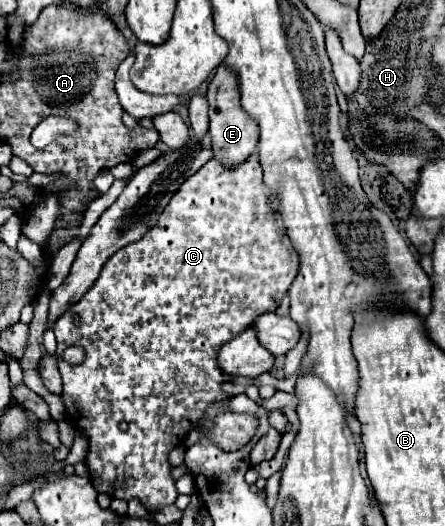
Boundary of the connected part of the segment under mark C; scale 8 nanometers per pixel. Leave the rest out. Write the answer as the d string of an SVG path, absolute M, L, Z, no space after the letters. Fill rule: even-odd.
M252 153L252 157L248 157L248 161L240 161L240 165L232 165L232 169L228 169L228 165L224 165L222 161L210 159L208 165L204 165L188 181L184 181L184 185L180 185L180 189L174 193L174 197L170 199L170 203L158 217L158 223L152 229L148 229L148 233L140 241L130 243L128 247L114 253L104 263L104 269L102 269L100 277L96 279L94 287L54 323L52 329L56 333L58 351L64 351L66 347L76 345L76 347L82 347L86 353L86 359L82 365L72 365L72 363L60 359L58 367L60 367L62 381L64 381L64 391L62 391L62 401L66 407L64 421L72 429L76 429L76 425L78 425L78 429L84 431L88 437L86 465L90 471L90 481L98 493L106 493L112 499L126 499L126 501L136 497L148 509L162 509L176 501L178 491L176 491L176 479L172 477L174 467L168 461L170 451L176 445L180 445L190 431L202 427L202 421L204 421L210 405L226 407L228 401L232 399L232 395L226 395L220 387L224 381L232 381L232 375L228 375L228 373L224 375L220 371L220 367L216 365L216 353L220 351L220 347L224 343L232 341L232 337L236 337L244 329L252 327L252 321L256 321L254 319L256 313L276 311L276 307L280 305L282 297L288 293L288 289L300 269L300 259L296 257L296 251L292 249L292 243L288 241L288 235L284 233L284 225L280 225L280 215L270 207L270 195L272 195L272 191L262 181L258 153ZM122 421L128 423L126 431L120 429Z

